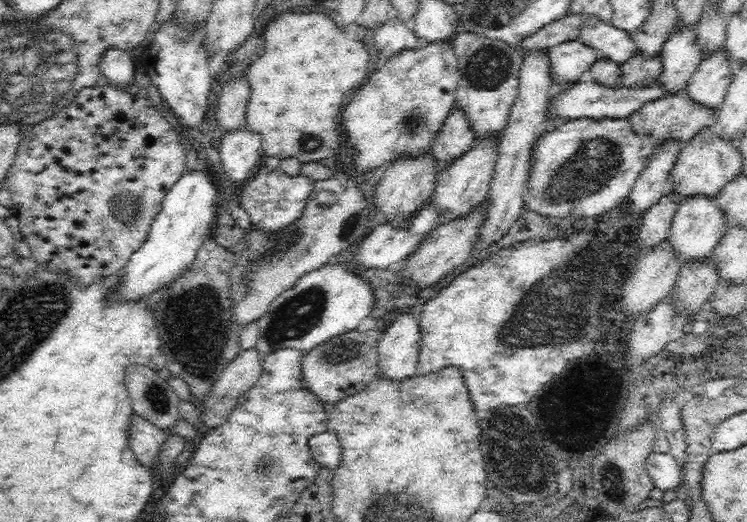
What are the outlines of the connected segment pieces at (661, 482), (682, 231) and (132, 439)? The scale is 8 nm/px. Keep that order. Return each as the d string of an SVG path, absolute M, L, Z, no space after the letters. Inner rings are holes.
M653 450L645 462L648 476L654 483L654 488L664 492L678 490L683 480L683 469L679 462L670 454Z
M700 194L688 196L678 203L668 241L683 262L704 260L704 258L712 256L716 245L727 232L728 225L723 210L719 209L719 205L715 203L714 199Z
M132 414L129 430L129 447L136 458L147 468L153 470L158 453L167 439L161 428L152 424L139 414Z

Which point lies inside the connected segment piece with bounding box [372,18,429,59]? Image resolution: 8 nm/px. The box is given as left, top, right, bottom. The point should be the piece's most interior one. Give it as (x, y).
(393, 36)

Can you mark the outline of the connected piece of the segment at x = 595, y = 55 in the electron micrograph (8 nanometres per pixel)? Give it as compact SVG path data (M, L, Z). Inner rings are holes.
M579 39L568 40L548 50L550 72L554 82L577 83L580 76L591 70L592 64L602 57L595 48Z

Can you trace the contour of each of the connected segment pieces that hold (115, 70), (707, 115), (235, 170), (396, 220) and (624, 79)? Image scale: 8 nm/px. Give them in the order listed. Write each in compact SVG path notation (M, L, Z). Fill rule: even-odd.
M108 48L100 58L100 70L108 80L106 84L112 87L125 91L128 86L134 84L134 62L129 51Z
M683 91L682 93L670 94L644 104L643 108L633 112L629 120L632 122L634 133L651 136L655 140L656 146L670 138L679 140L681 142L681 148L684 148L686 142L688 142L692 136L696 136L696 134L701 132L705 127L718 124L718 113L692 101L692 99L688 97L687 92Z
M248 129L220 132L220 166L224 182L239 185L251 179L252 168L258 164L263 152L262 136Z
M432 155L393 161L375 188L375 205L379 210L379 214L375 216L376 220L385 221L394 227L406 224L410 216L416 214L416 210L420 210L428 200L431 200L438 172L439 166Z
M636 52L632 58L620 65L622 74L618 85L620 87L634 87L634 89L648 87L654 80L659 80L663 71L661 53L656 56L644 56Z

